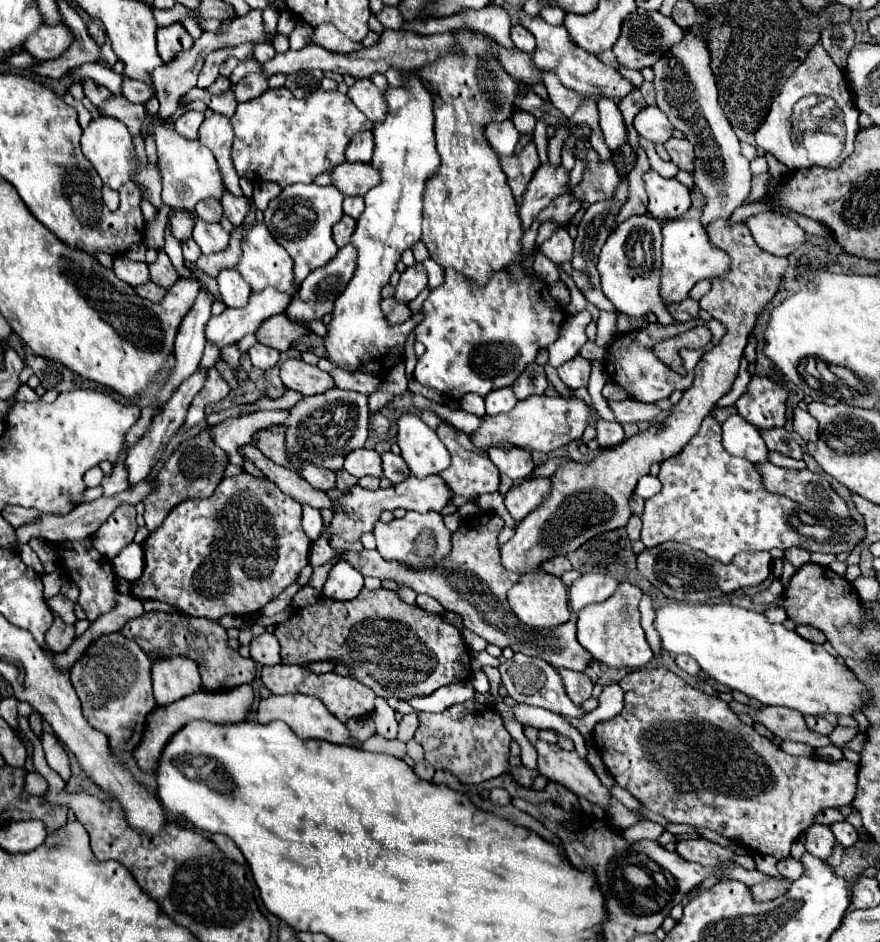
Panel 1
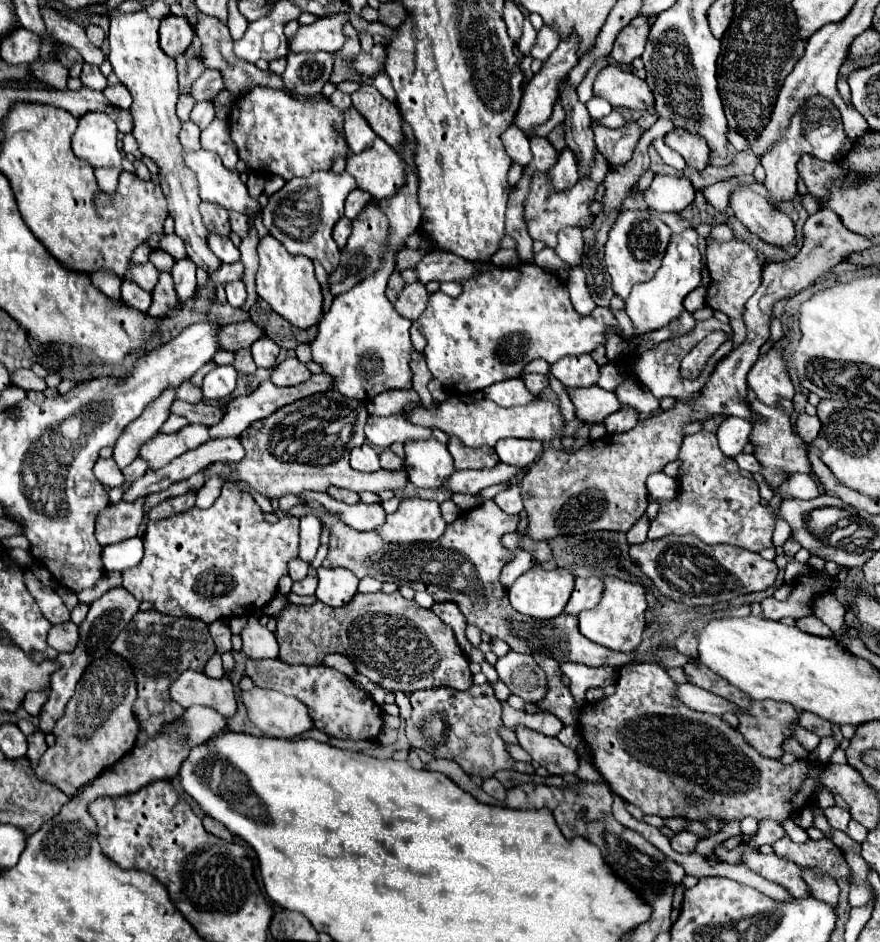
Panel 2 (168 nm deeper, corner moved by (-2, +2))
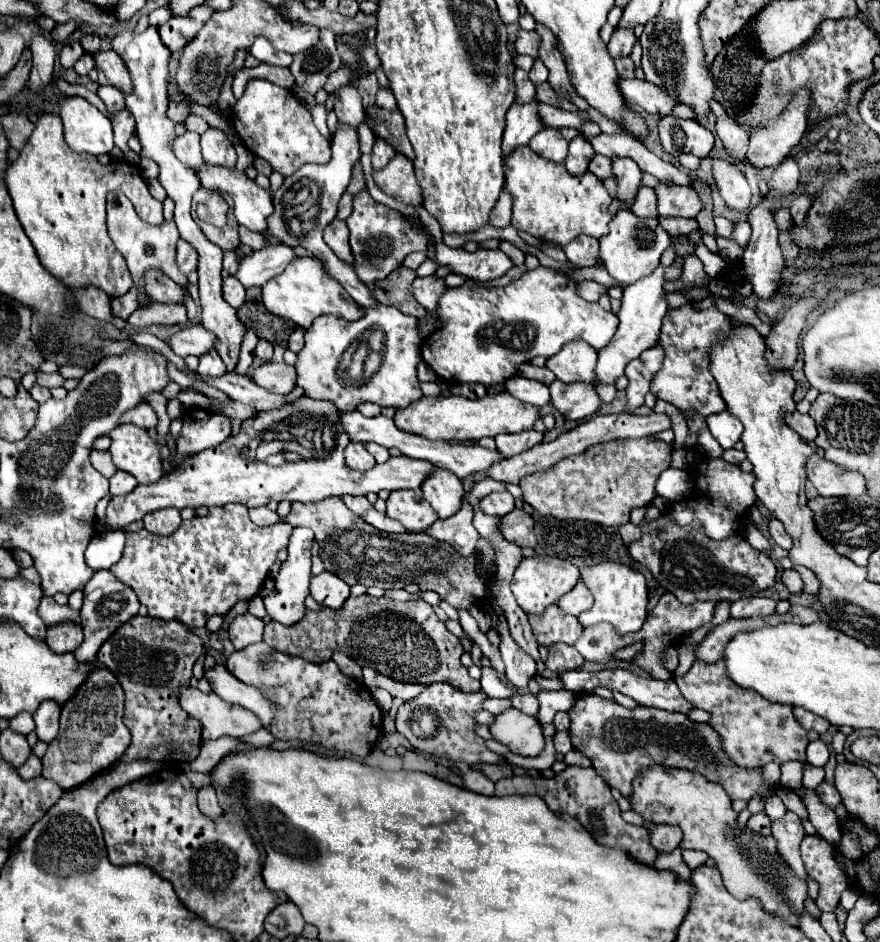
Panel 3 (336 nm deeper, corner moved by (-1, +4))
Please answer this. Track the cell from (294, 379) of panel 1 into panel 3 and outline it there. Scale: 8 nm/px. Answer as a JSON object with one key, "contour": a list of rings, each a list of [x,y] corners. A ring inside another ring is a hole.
{"contour":[[[264,362],[262,366],[254,368],[250,378],[258,386],[266,388],[268,392],[276,392],[276,394],[288,394],[296,386],[296,370],[294,370],[294,366],[288,366],[284,362],[280,362],[280,364]]]}

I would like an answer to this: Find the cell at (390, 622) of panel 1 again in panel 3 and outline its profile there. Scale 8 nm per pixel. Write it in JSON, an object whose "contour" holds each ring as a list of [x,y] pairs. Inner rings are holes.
{"contour":[[[368,594],[356,598],[350,596],[338,610],[306,610],[306,616],[294,626],[268,622],[264,628],[264,640],[276,650],[308,662],[330,660],[332,652],[340,650],[360,666],[368,666],[392,680],[412,684],[446,682],[460,692],[480,690],[480,682],[472,680],[460,662],[460,656],[464,654],[460,640],[446,630],[432,606],[420,598],[394,602],[386,598],[372,598]]]}

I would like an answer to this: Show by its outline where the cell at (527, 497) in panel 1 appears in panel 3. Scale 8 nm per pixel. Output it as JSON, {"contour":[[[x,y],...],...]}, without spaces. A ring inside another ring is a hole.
{"contour":[[[492,492],[488,496],[484,496],[478,504],[478,508],[488,514],[488,516],[504,516],[508,512],[512,512],[514,508],[514,498],[510,492]]]}

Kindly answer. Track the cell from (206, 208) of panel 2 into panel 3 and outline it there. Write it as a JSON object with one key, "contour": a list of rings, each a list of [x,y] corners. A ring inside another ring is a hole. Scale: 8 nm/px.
{"contour":[[[232,212],[228,214],[228,224],[224,228],[216,228],[216,226],[210,226],[210,224],[204,224],[204,222],[198,222],[202,232],[206,234],[206,238],[220,246],[222,250],[236,250],[240,246],[240,238],[238,238],[238,224],[236,224],[236,218],[232,216]]]}

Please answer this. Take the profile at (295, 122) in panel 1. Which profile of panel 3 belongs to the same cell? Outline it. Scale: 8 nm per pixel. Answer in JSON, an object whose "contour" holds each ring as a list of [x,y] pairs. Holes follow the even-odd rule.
{"contour":[[[260,78],[250,80],[242,98],[236,102],[230,120],[236,132],[244,138],[246,148],[254,156],[270,162],[270,166],[282,176],[292,176],[302,164],[324,164],[330,160],[330,142],[318,132],[310,118],[310,112],[288,88]]]}

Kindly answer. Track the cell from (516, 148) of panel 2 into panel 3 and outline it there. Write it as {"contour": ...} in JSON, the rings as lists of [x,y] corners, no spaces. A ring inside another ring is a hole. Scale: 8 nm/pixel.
{"contour":[[[524,146],[524,148],[516,148],[512,156],[506,156],[506,190],[512,194],[512,226],[528,232],[530,236],[542,242],[566,246],[572,240],[576,240],[580,234],[602,238],[608,232],[608,224],[612,220],[612,216],[608,214],[608,206],[612,198],[604,188],[602,180],[592,172],[586,172],[582,176],[572,176],[564,168],[564,164],[550,162],[538,156],[536,152],[532,152],[528,146]]]}

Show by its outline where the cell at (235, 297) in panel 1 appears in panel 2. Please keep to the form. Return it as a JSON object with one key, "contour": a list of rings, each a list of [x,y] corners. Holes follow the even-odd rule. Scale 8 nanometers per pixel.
{"contour":[[[235,280],[235,282],[229,282],[225,284],[225,292],[227,292],[227,302],[233,306],[233,308],[241,308],[247,300],[247,292],[245,292],[245,284],[241,280]]]}

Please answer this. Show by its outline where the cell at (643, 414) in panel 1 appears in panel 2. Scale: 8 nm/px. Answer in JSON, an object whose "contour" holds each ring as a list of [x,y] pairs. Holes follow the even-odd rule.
{"contour":[[[599,386],[589,388],[569,388],[569,398],[577,408],[579,420],[589,422],[603,422],[607,416],[621,410],[621,404],[615,396],[615,392],[607,392]]]}

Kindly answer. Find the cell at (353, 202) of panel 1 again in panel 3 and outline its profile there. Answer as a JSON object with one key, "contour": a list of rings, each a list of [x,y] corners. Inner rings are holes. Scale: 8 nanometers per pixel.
{"contour":[[[344,192],[342,194],[342,200],[338,202],[338,218],[340,220],[346,220],[348,216],[350,216],[350,212],[352,212],[352,194],[348,194],[348,192]]]}

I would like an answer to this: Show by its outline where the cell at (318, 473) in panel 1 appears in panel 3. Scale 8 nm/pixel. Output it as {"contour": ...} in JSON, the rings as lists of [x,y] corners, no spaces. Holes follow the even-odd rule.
{"contour":[[[342,496],[342,500],[344,500],[344,504],[354,512],[354,514],[358,514],[358,516],[362,516],[366,510],[370,510],[372,508],[372,504],[364,498],[364,496]]]}

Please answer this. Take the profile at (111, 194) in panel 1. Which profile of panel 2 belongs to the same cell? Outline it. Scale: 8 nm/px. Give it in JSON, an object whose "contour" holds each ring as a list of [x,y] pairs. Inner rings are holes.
{"contour":[[[95,170],[97,184],[99,184],[99,188],[101,188],[105,194],[115,194],[119,172],[121,172],[121,170]]]}

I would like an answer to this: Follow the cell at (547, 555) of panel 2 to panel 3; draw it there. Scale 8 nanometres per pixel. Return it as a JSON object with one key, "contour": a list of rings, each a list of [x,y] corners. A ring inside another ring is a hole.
{"contour":[[[514,508],[510,514],[502,516],[500,530],[508,542],[514,542],[518,546],[536,546],[536,534],[532,530],[532,518],[524,510]]]}

